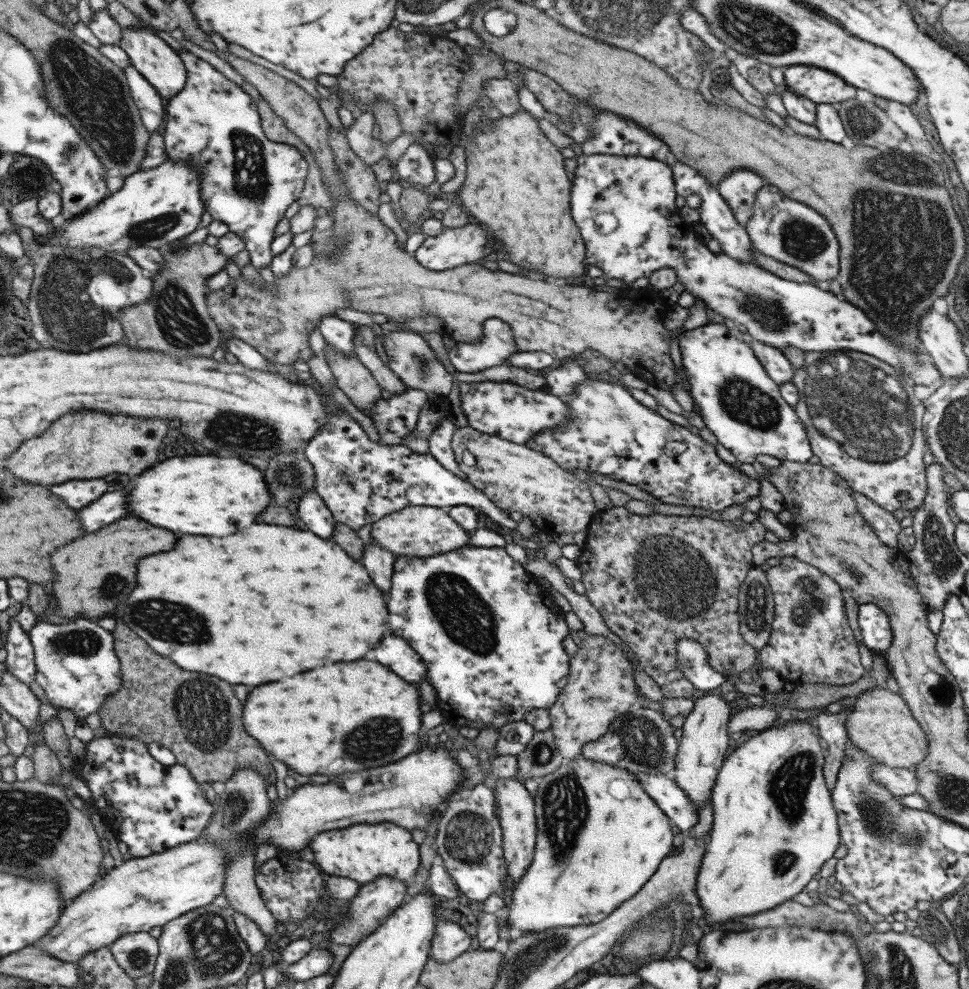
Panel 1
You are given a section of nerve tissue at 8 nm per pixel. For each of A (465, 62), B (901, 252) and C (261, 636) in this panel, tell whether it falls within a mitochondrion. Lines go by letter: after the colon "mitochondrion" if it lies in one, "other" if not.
A: other
B: mitochondrion
C: other

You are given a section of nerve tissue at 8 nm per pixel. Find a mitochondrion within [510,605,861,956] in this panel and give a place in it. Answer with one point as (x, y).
(564, 810)

